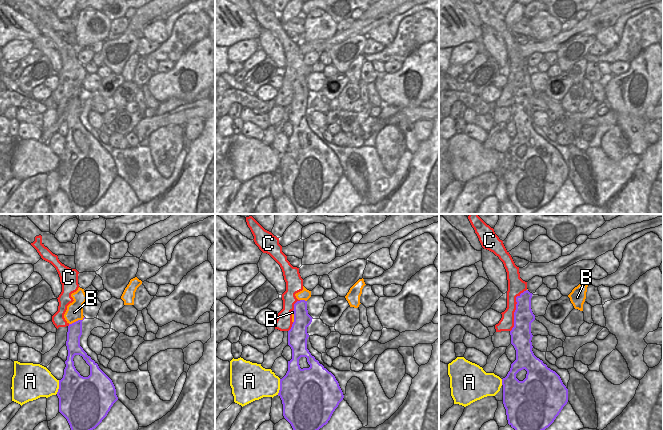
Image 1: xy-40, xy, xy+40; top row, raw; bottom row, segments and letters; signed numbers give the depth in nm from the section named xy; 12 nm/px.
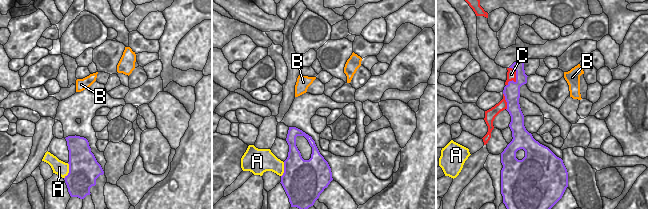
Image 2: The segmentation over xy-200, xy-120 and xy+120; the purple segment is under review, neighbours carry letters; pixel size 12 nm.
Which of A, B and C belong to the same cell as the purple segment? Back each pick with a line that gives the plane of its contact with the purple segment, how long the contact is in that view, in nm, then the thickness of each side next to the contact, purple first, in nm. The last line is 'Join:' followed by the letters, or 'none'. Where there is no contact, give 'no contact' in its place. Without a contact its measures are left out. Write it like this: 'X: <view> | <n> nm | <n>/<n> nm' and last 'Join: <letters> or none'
Join: none

